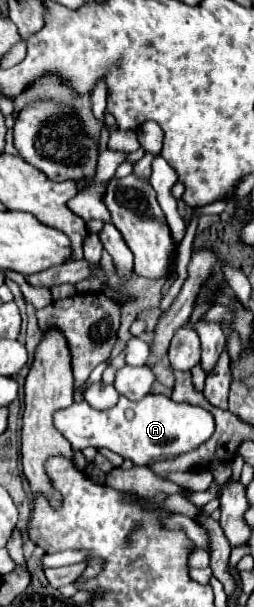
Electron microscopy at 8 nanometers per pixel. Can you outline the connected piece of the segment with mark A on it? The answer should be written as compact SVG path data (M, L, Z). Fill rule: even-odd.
M147 394L139 402L131 402L121 396L111 410L103 412L93 410L85 400L81 400L65 410L57 410L53 414L53 424L61 434L65 434L75 450L83 450L87 446L107 448L123 458L129 458L137 466L147 466L157 458L169 460L191 452L207 442L215 430L213 416L205 408L175 402L165 394Z

